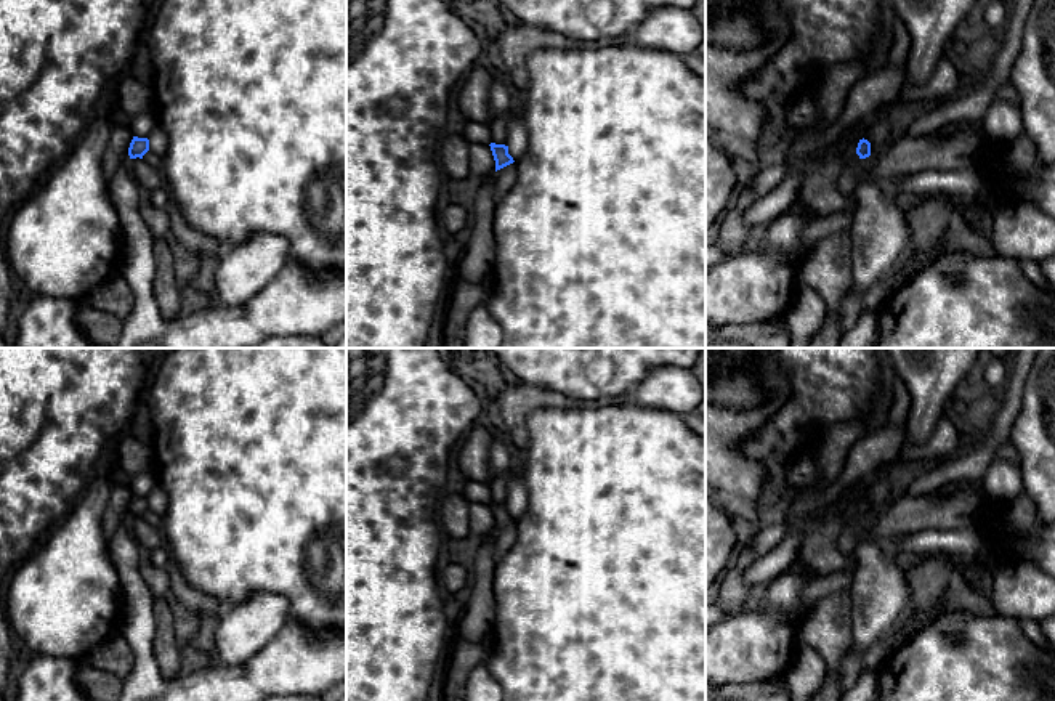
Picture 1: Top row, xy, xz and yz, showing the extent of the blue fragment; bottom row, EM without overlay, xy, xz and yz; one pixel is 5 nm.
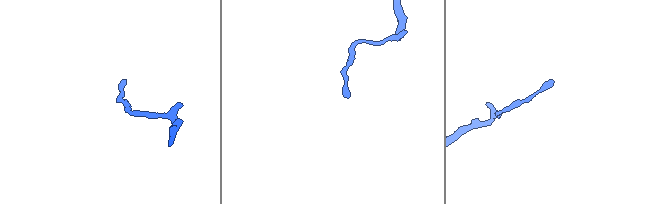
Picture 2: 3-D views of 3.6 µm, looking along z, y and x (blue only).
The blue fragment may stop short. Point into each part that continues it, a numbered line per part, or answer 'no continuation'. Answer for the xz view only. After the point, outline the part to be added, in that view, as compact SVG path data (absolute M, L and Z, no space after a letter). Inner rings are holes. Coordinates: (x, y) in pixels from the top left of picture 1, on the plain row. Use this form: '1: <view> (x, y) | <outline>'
no continuation

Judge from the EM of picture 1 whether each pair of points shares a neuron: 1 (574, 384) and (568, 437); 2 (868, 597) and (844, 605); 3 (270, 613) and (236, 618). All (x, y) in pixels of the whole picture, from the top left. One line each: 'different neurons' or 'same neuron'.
1: different neurons
2: different neurons
3: same neuron

